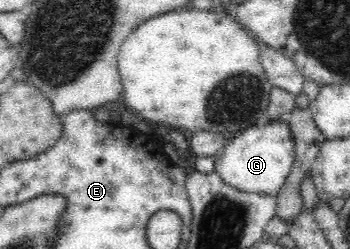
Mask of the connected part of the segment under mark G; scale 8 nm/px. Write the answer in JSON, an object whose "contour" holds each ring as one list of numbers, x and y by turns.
{"contour":[[261,120,246,129,235,132,235,136,229,139,216,155,212,156,214,172,222,178,222,182,240,191,260,196,273,196,282,189,294,165,294,147,294,138,287,121]]}

